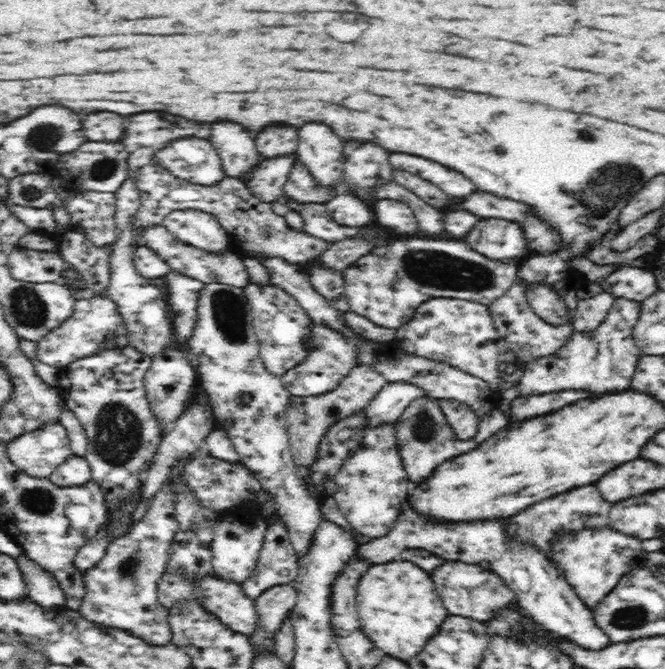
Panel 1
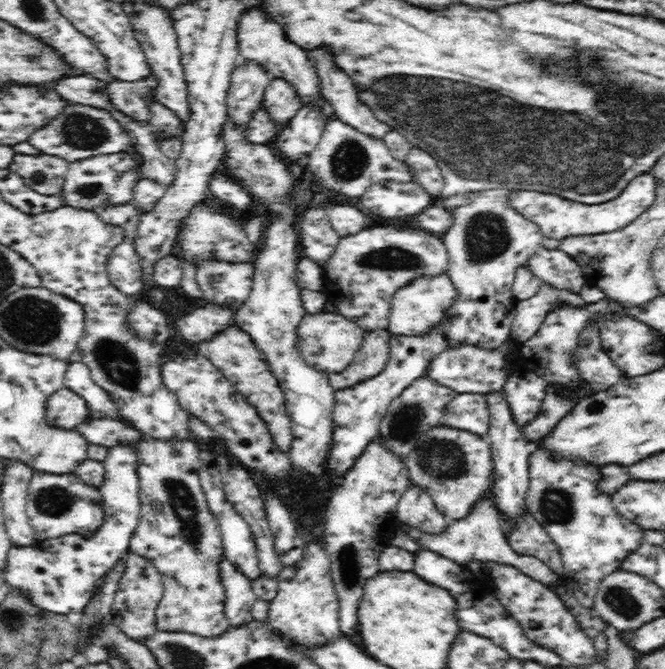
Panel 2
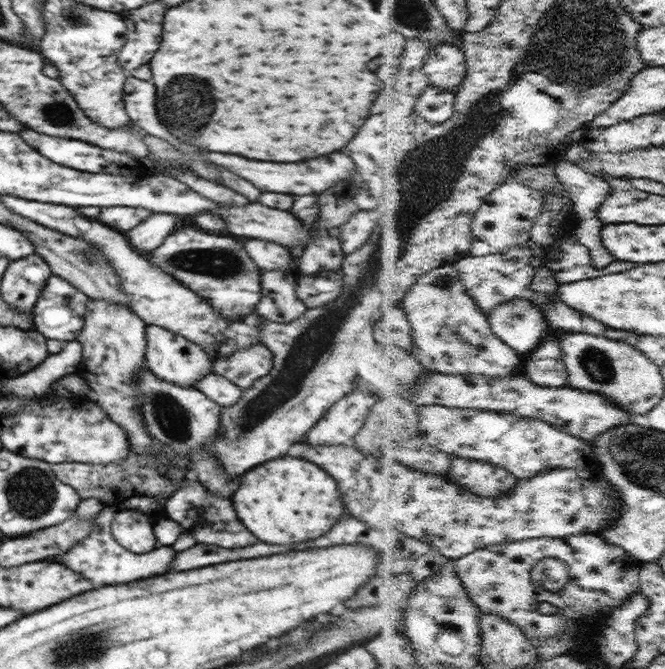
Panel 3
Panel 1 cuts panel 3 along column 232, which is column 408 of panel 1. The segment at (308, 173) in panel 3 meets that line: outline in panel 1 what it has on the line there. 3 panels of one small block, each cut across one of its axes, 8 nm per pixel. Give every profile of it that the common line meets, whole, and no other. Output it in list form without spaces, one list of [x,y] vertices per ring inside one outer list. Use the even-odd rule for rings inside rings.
[[[392,154],[390,164],[394,170],[404,170],[410,174],[416,174],[432,184],[436,184],[440,190],[444,190],[450,196],[468,196],[472,194],[474,184],[462,176],[460,172],[454,172],[442,164],[436,164],[432,160],[424,160],[420,156],[410,156],[410,154]]]

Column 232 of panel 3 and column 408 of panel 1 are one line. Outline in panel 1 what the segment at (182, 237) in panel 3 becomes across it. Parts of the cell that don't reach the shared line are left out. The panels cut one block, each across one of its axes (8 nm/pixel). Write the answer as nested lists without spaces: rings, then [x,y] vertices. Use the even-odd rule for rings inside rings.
[[[411,237],[406,238],[406,240],[402,240],[402,238],[392,238],[392,242],[389,242],[390,246],[386,244],[386,246],[380,246],[380,248],[374,248],[370,254],[366,254],[366,256],[361,256],[352,264],[352,266],[348,266],[346,270],[344,270],[344,282],[346,284],[345,288],[345,297],[347,298],[350,311],[359,314],[360,316],[365,316],[367,320],[374,322],[377,326],[382,328],[390,328],[390,329],[398,329],[400,327],[405,326],[405,324],[410,324],[413,322],[413,317],[415,316],[416,309],[420,304],[426,302],[426,300],[430,298],[459,298],[460,300],[468,300],[474,301],[480,304],[489,305],[504,296],[509,290],[512,284],[514,284],[514,280],[517,279],[517,274],[519,270],[519,264],[516,260],[512,261],[495,261],[495,260],[486,260],[486,256],[476,252],[473,248],[470,248],[470,245],[466,241],[456,240],[456,238],[452,239],[442,239],[439,237]]]

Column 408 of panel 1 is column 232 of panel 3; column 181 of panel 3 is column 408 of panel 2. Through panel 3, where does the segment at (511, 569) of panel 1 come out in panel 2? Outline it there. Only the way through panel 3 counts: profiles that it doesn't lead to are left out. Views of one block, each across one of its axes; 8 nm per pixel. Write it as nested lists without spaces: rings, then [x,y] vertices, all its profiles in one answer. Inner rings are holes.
[[[410,484],[402,494],[396,508],[396,516],[400,522],[408,526],[416,526],[424,532],[440,534],[446,530],[446,518],[434,506],[431,496],[425,490]]]

